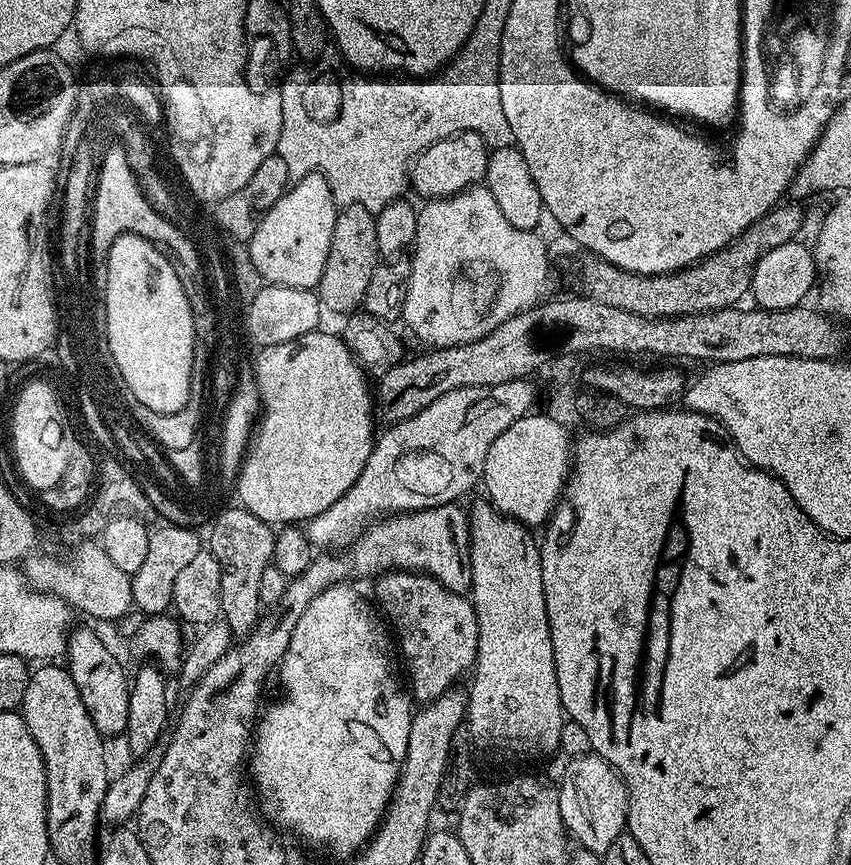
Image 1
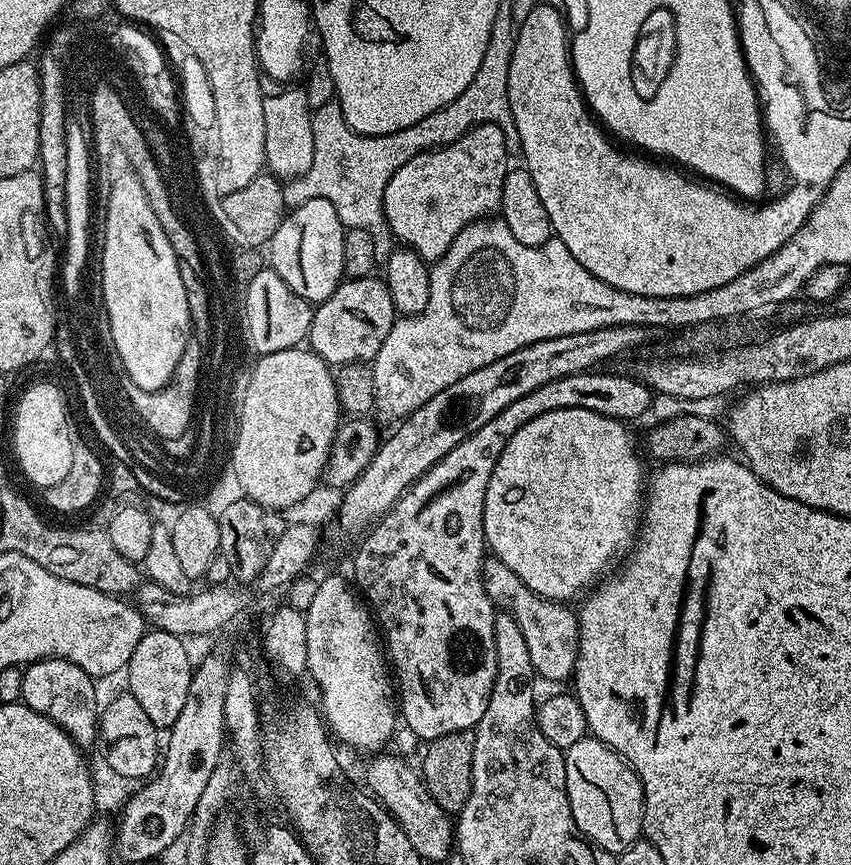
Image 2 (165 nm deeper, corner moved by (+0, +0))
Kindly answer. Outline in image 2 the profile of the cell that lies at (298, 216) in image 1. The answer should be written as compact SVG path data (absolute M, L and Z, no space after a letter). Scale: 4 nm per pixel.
M310 198L310 202L302 202L302 206L291 209L284 221L274 230L272 239L266 245L267 263L309 304L321 304L345 279L342 262L342 246L346 226L338 218L338 210L326 198Z

